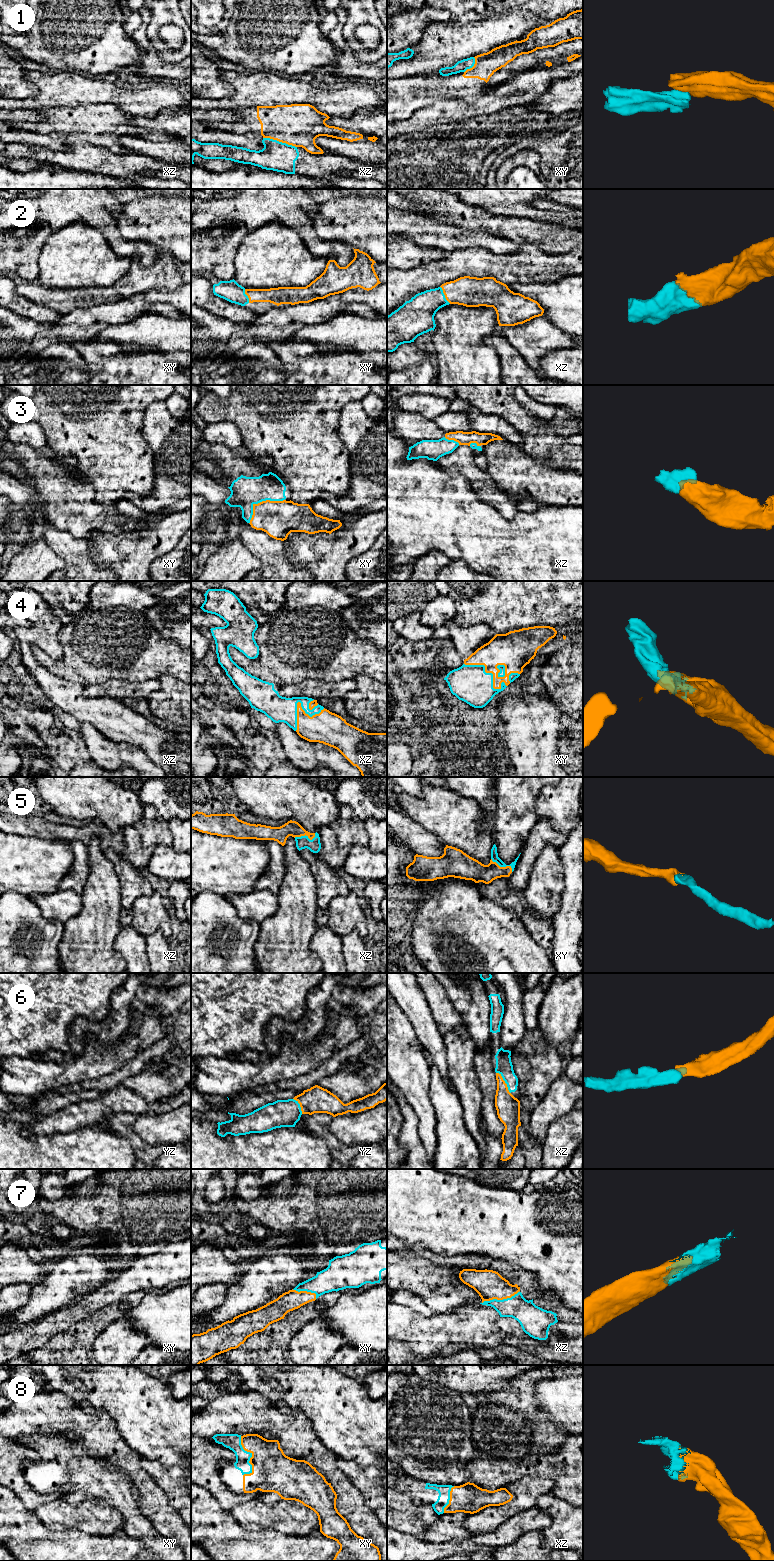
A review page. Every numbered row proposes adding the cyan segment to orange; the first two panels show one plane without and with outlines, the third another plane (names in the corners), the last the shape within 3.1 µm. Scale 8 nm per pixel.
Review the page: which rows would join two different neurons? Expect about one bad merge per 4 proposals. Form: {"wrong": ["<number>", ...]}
{"wrong": ["1"]}

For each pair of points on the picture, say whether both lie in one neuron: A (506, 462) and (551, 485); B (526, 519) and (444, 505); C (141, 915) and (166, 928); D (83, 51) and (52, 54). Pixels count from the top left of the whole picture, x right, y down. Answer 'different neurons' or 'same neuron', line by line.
A: same neuron
B: same neuron
C: same neuron
D: same neuron

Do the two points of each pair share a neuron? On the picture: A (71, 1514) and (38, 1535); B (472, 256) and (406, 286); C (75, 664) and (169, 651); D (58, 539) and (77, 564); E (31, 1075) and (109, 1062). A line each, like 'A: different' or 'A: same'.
A: different
B: same
C: same
D: same
E: same

